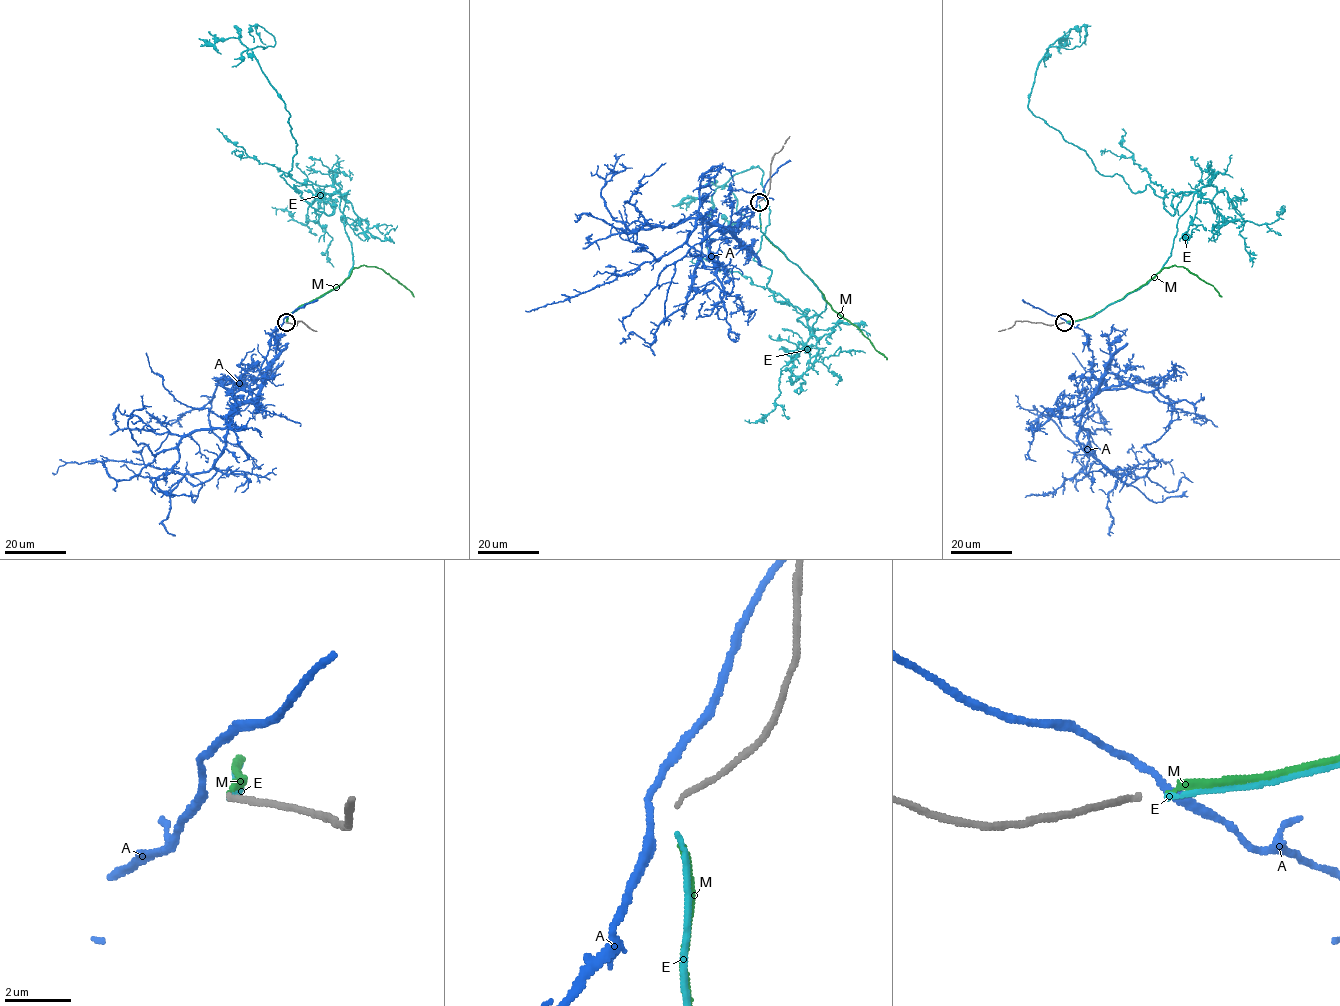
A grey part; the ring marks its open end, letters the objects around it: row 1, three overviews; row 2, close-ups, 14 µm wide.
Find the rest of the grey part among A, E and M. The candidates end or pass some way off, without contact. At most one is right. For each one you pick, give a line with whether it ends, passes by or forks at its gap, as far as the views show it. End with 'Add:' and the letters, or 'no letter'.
E: it ends there
Add: E

